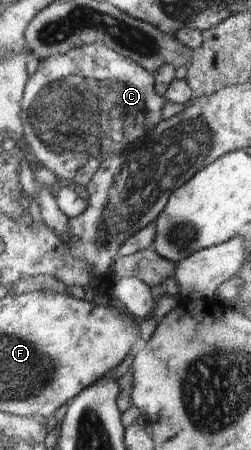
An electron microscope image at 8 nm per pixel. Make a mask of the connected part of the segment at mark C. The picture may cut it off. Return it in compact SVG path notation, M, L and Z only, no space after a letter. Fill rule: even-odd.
M86 43L77 48L70 48L66 53L52 54L39 60L37 71L27 79L23 98L21 99L20 112L23 143L24 146L33 153L34 159L39 167L46 167L54 171L60 183L72 181L72 177L74 177L76 171L84 166L90 157L96 157L100 162L104 159L110 159L110 157L116 157L116 155L124 153L126 147L128 147L132 141L143 139L146 133L150 133L150 131L156 128L158 123L160 123L160 113L162 113L164 103L166 103L166 97L162 96L158 91L154 91L154 77L152 77L152 73L150 73L149 70L145 70L134 60L125 58L122 54L119 54L117 50L113 50L103 43Z

